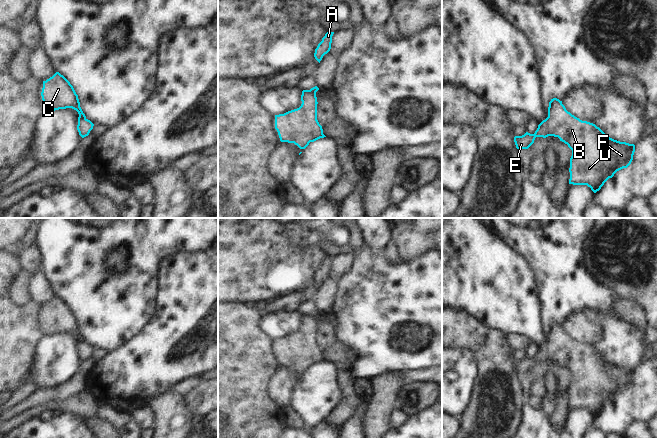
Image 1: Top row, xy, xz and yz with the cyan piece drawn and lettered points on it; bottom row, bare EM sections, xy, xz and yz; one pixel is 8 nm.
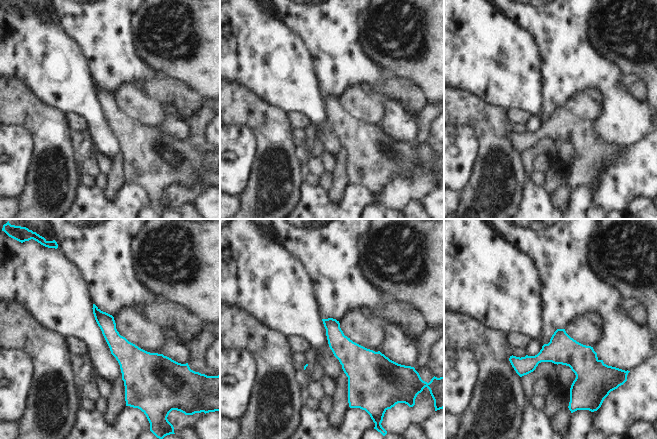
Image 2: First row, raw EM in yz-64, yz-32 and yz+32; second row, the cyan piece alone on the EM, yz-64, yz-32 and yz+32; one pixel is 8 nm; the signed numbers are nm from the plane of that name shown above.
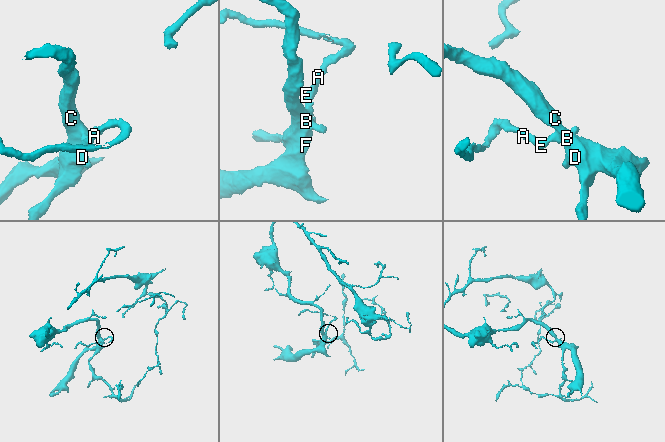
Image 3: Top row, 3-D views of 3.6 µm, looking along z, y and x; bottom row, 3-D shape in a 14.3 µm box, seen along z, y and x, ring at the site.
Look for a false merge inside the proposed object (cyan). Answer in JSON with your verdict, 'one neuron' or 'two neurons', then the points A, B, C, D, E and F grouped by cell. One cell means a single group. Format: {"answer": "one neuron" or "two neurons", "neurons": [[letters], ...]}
{"answer": "one neuron", "neurons": [["A", "B", "C", "D", "E", "F"]]}

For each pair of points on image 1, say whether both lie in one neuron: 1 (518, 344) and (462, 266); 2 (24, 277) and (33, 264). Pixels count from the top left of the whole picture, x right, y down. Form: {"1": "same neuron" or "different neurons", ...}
{"1": "different neurons", "2": "different neurons"}

